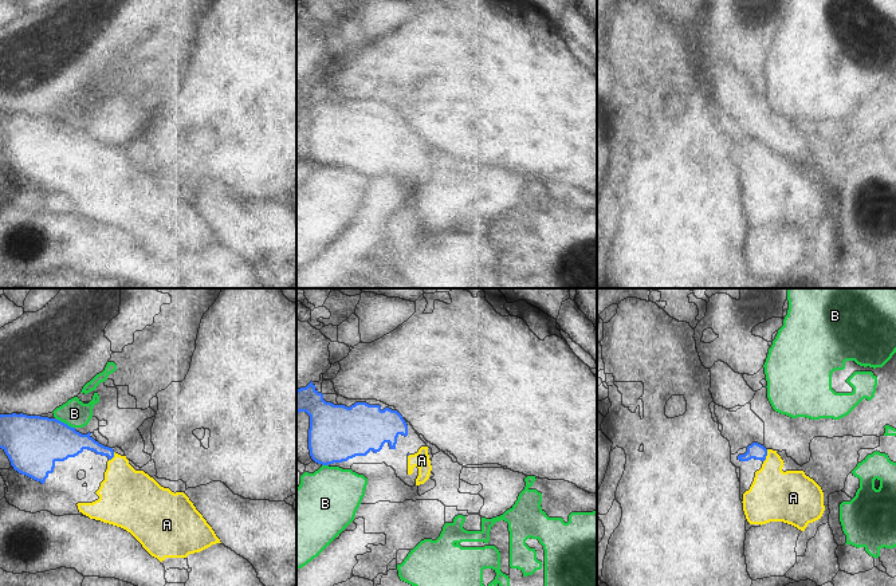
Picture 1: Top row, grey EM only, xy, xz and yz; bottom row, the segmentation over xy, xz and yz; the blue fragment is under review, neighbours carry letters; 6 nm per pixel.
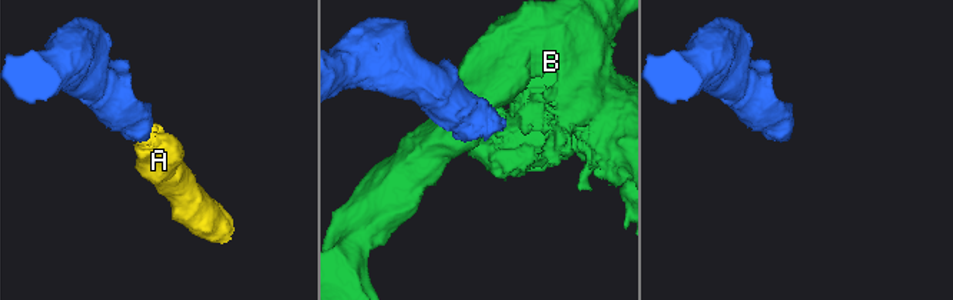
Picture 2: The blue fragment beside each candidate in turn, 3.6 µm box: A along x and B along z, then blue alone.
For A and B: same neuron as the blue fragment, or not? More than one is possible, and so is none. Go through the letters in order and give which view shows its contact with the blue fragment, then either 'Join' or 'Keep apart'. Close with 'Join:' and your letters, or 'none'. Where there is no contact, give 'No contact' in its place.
A: Touches blue in yz. Join
B: Touches blue in xy. Keep apart
Join: A

